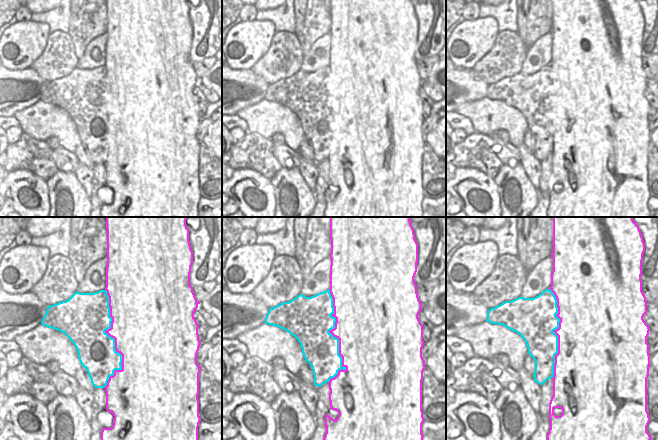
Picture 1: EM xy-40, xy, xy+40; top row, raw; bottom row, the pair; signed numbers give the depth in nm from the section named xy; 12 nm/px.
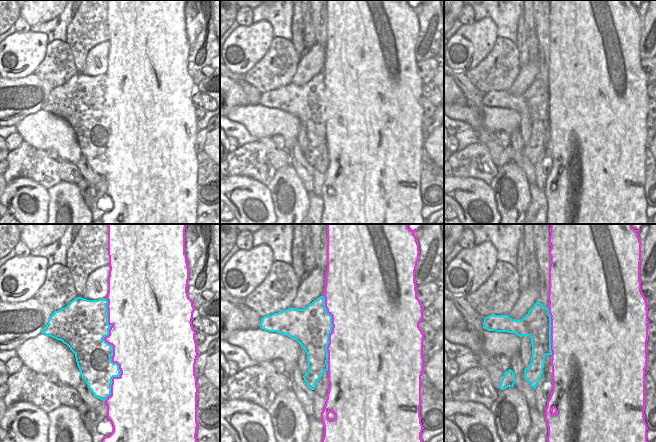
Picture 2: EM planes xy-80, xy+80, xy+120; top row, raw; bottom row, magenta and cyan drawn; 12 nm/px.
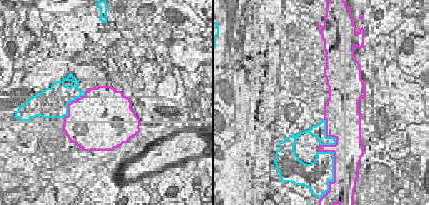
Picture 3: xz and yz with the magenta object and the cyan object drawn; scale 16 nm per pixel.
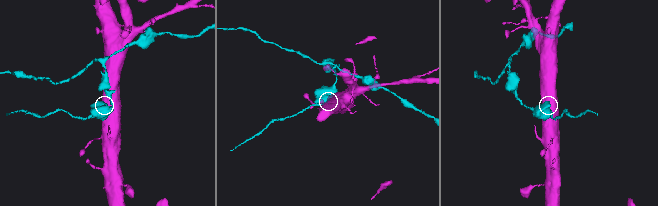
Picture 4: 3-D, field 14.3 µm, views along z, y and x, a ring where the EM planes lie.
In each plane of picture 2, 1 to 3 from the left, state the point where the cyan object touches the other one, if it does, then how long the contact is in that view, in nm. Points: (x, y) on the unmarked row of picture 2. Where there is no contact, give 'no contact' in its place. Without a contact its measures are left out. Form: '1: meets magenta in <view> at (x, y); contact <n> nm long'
1: meets magenta in xy-80 at (113, 128); contact 1250 nm long
2: meets magenta in xy+80 at (330, 109); contact 900 nm long
3: meets magenta in xy+120 at (551, 108); contact 600 nm long

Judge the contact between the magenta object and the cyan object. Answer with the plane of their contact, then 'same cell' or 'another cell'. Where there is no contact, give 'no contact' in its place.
xy-40 | another cell

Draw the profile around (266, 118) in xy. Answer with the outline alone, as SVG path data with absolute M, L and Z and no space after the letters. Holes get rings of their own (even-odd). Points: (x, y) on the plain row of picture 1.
M263 99L255 105L239 110L236 115L247 122L250 133L270 139L274 134L282 133L285 144L294 151L299 151L305 138L298 116L277 102Z

